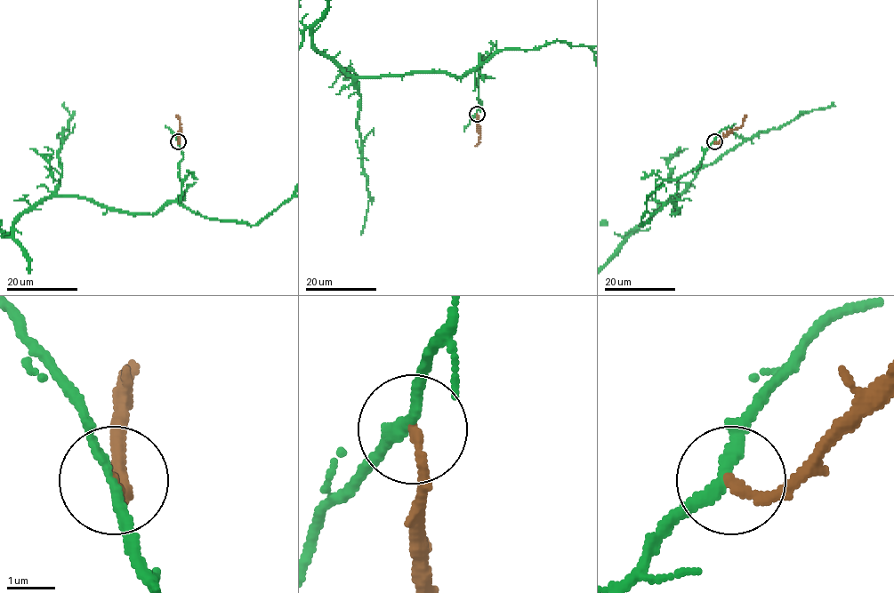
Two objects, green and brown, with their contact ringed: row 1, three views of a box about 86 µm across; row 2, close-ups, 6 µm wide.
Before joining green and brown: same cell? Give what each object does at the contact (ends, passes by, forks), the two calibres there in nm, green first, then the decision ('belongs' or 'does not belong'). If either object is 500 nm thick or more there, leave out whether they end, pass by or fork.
green passes by; brown ends; calibres 200 and 190 nm; does not belong

